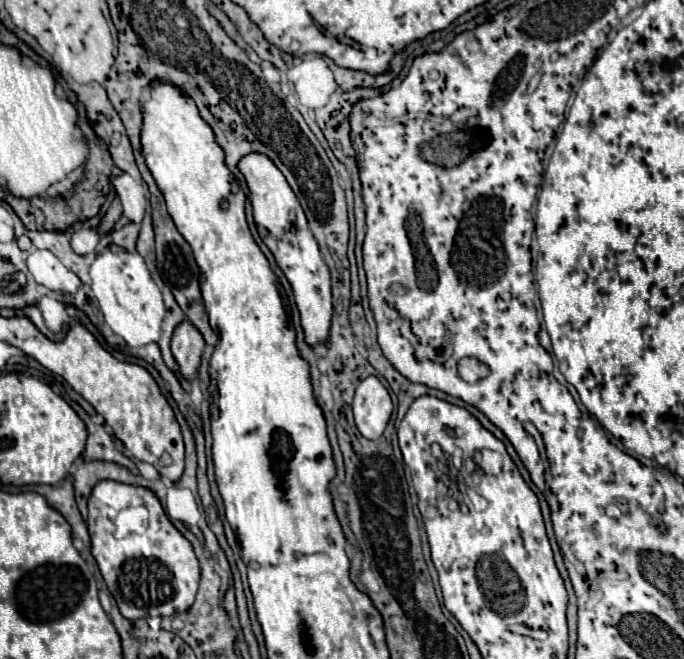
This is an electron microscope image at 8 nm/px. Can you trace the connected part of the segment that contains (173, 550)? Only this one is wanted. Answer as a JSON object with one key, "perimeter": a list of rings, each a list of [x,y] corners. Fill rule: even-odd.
{"perimeter":[[[113,480],[99,482],[89,498],[87,528],[91,536],[91,554],[97,560],[101,576],[125,618],[137,620],[147,616],[171,616],[187,610],[193,604],[201,574],[199,562],[193,546],[169,522],[153,492]],[[129,506],[145,506],[149,510],[149,526],[143,536],[129,534],[127,538],[117,540],[109,520],[119,510]]]}

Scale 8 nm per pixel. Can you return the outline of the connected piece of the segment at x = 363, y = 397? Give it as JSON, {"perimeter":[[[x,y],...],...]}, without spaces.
{"perimeter":[[[375,376],[365,378],[357,386],[353,398],[353,416],[357,430],[365,438],[377,440],[383,434],[391,418],[391,412],[393,412],[393,404],[385,386]]]}

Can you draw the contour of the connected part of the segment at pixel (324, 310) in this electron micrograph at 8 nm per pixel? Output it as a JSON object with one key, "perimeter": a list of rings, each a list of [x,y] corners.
{"perimeter":[[[263,154],[245,156],[239,162],[239,170],[243,172],[247,186],[249,186],[249,198],[253,206],[257,232],[261,240],[267,244],[267,248],[271,250],[271,254],[275,256],[277,266],[283,270],[283,274],[287,276],[291,284],[307,346],[317,348],[319,344],[327,344],[329,328],[331,328],[331,314],[333,314],[331,276],[329,276],[327,264],[323,262],[319,246],[307,226],[307,218],[303,214],[303,208],[297,196],[293,194],[281,170]]]}

